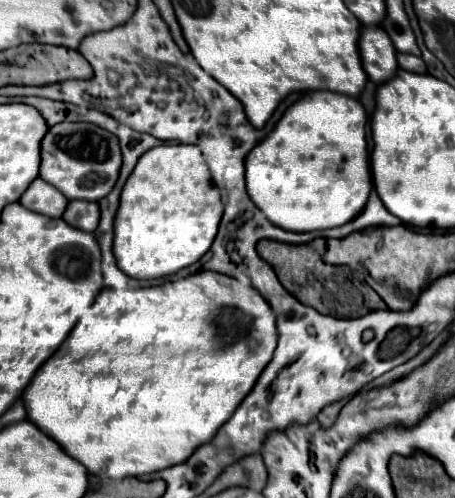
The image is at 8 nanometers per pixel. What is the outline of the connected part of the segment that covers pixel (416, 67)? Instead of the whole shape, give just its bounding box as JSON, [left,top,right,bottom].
[397,53,427,73]

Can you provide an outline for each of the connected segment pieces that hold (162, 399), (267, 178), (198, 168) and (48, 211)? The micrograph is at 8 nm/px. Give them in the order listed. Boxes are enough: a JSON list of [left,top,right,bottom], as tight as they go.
[[21,271,277,479],[245,91,371,233],[113,145,221,279],[19,179,67,217]]

